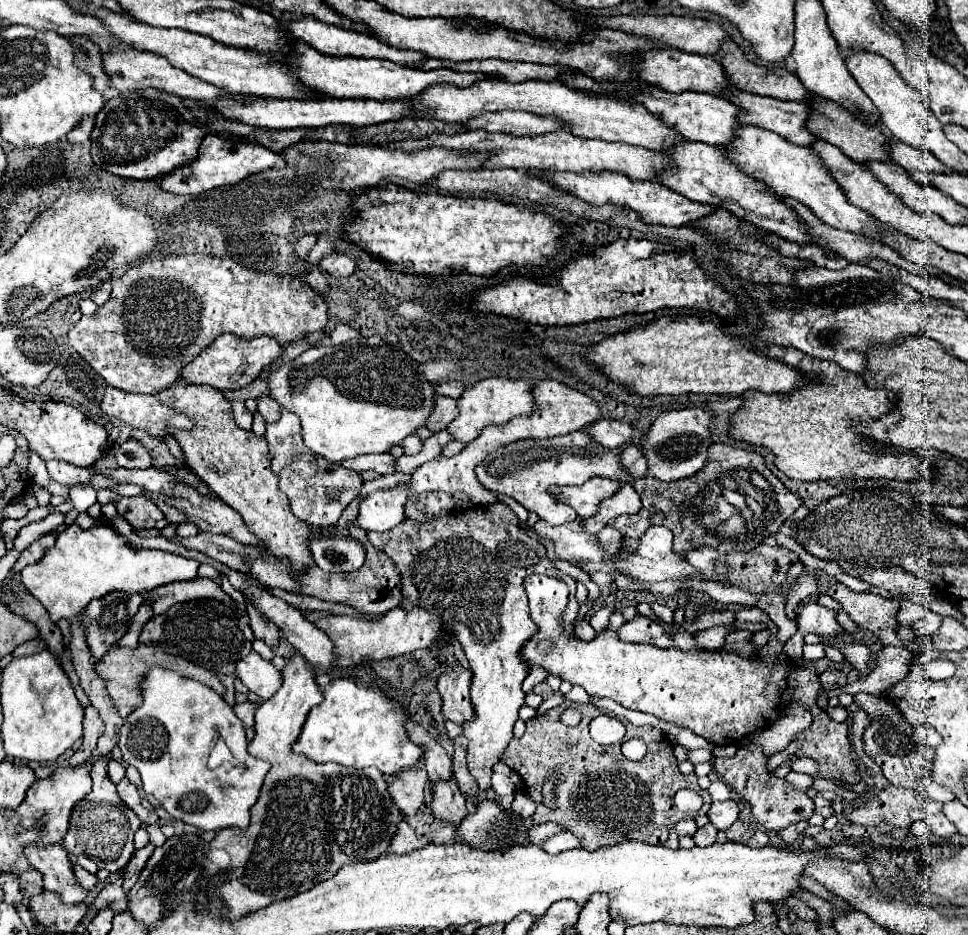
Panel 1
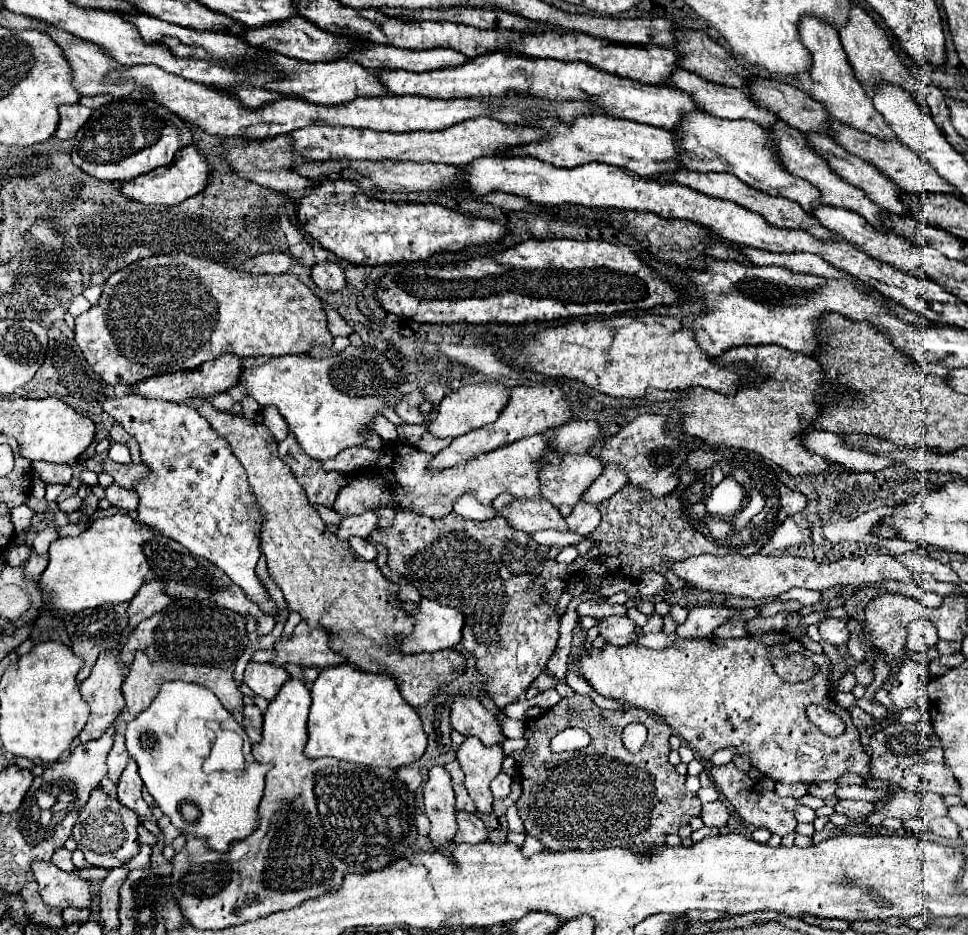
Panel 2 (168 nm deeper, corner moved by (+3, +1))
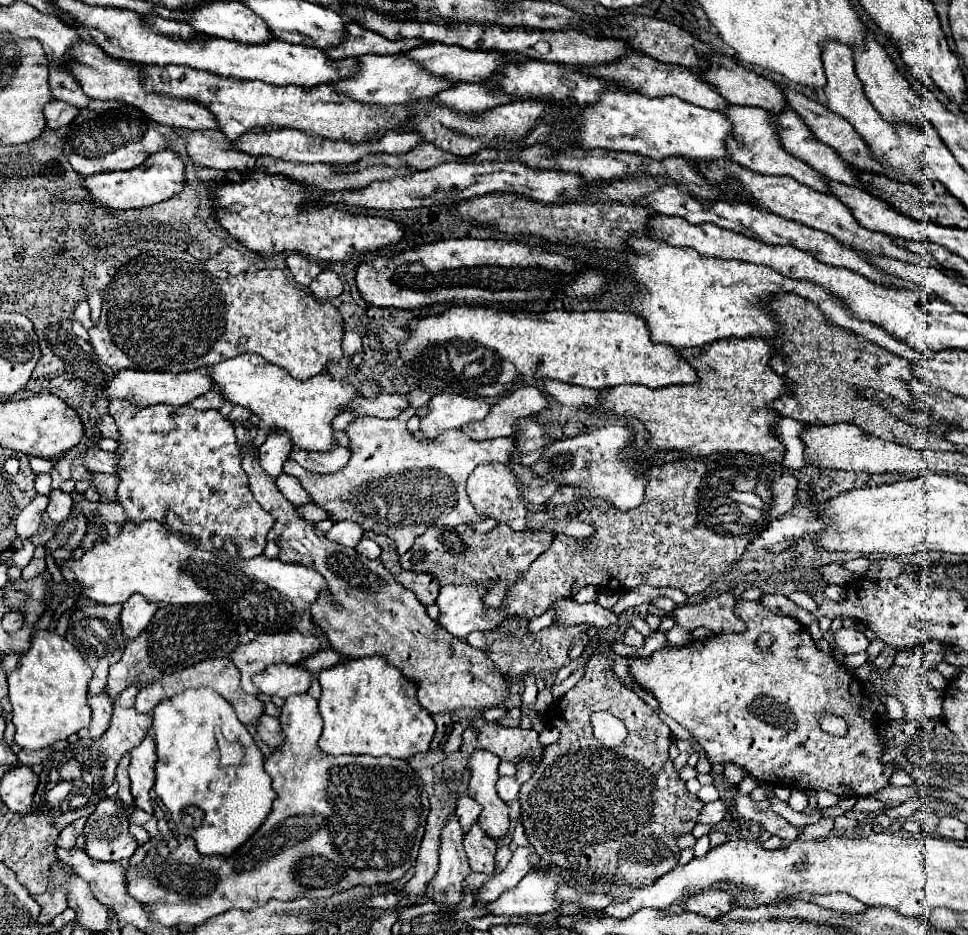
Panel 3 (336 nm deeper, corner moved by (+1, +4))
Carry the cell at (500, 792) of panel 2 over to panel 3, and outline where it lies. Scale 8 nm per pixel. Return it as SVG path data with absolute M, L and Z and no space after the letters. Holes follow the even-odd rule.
M499 777L499 781L497 781L497 793L499 793L499 797L505 803L509 803L509 801L513 801L517 797L519 783L515 781L515 777Z

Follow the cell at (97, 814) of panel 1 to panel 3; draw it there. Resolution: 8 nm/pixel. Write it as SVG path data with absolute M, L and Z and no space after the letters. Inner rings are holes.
M101 799L87 817L85 853L97 861L127 861L139 847L129 833L129 807L117 799Z

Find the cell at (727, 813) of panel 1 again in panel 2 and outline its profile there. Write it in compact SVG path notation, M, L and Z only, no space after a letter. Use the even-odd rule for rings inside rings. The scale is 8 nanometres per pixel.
M717 800L717 802L711 802L711 804L703 804L699 816L701 816L705 826L721 828L721 826L725 826L725 822L729 818L729 812L727 812L725 804L721 800Z

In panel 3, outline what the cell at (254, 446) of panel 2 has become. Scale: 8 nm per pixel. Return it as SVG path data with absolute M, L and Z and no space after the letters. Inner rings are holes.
M239 421L233 425L237 443L243 449L241 459L251 491L257 503L275 517L267 539L279 545L279 559L283 563L315 567L327 581L327 589L319 593L317 601L309 607L309 613L331 647L341 655L355 659L379 655L389 665L401 669L407 679L417 683L417 699L429 713L445 713L459 707L485 709L499 705L507 695L507 685L487 653L469 647L465 641L449 635L433 623L425 605L415 599L413 591L405 591L405 587L401 587L393 575L385 571L381 559L367 559L355 549L329 541L323 531L317 531L313 521L303 519L297 507L277 489L275 479L259 465L255 445L249 437L249 427Z

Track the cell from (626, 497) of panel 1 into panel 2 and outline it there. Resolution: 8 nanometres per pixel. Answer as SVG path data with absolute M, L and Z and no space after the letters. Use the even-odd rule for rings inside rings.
M575 504L565 522L571 532L589 536L599 526L599 510L593 504Z

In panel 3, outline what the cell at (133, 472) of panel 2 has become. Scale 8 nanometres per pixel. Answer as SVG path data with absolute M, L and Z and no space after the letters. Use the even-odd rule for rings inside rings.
M91 447L85 453L85 461L83 461L83 465L89 471L93 471L93 473L111 473L111 475L117 475L117 463L119 463L119 457L115 453L107 453L99 447Z

